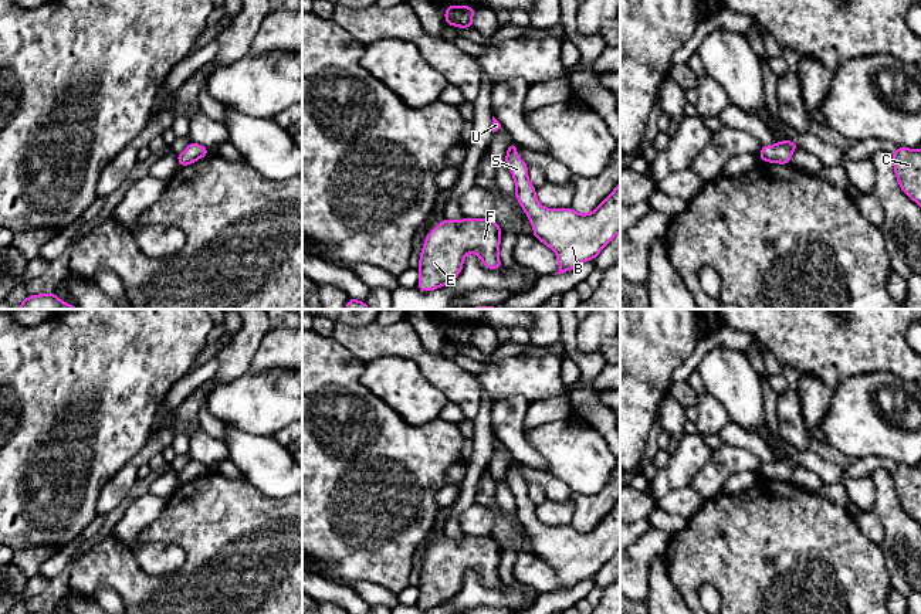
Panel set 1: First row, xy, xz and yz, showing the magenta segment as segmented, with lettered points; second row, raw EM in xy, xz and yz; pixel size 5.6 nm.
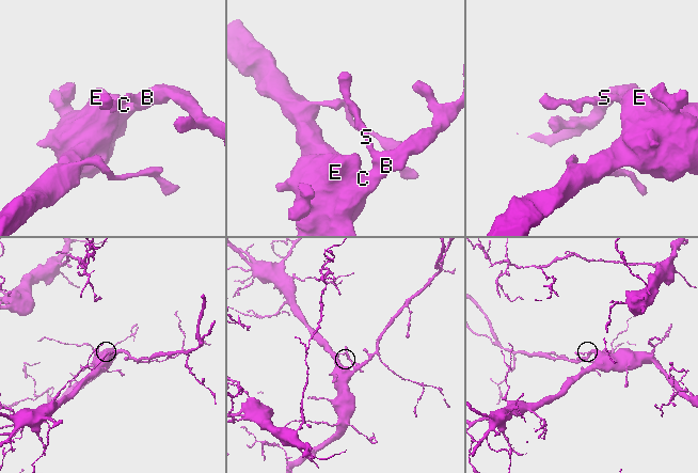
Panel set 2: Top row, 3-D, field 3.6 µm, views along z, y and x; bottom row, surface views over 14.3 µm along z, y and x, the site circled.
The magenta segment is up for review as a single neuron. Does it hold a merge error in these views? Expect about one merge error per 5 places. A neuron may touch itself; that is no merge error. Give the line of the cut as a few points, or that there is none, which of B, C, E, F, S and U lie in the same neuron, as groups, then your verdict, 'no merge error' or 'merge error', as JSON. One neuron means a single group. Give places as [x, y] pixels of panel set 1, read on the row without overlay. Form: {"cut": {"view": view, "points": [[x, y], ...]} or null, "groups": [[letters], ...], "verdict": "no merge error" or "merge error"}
{"cut": null, "groups": [["B", "C", "E", "F", "S", "U"]], "verdict": "no merge error"}

